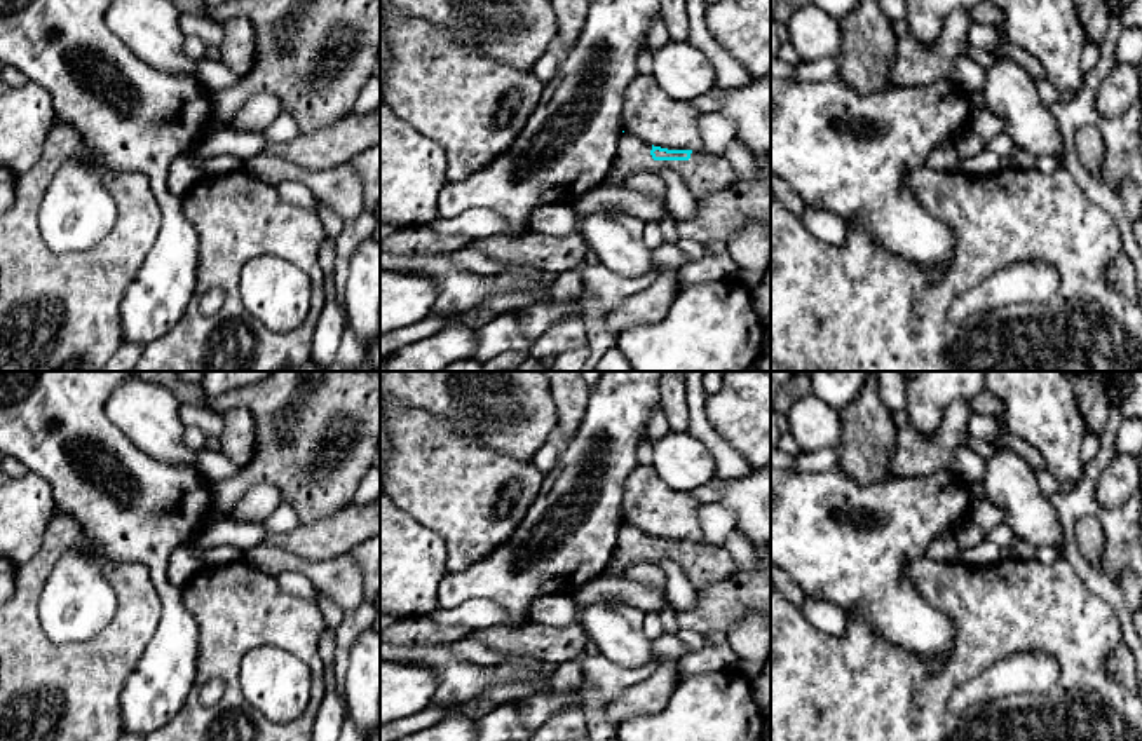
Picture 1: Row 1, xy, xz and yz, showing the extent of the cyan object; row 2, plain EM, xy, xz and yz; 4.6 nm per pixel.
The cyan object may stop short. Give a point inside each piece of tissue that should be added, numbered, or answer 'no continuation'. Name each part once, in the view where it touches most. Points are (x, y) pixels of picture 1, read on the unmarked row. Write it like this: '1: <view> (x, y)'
1: xz (705, 564)

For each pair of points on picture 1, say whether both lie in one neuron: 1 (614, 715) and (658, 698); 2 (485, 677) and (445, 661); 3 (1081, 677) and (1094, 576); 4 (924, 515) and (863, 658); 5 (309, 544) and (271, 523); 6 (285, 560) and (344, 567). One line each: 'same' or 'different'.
1: same
2: same
3: different
4: different
5: different
6: same

